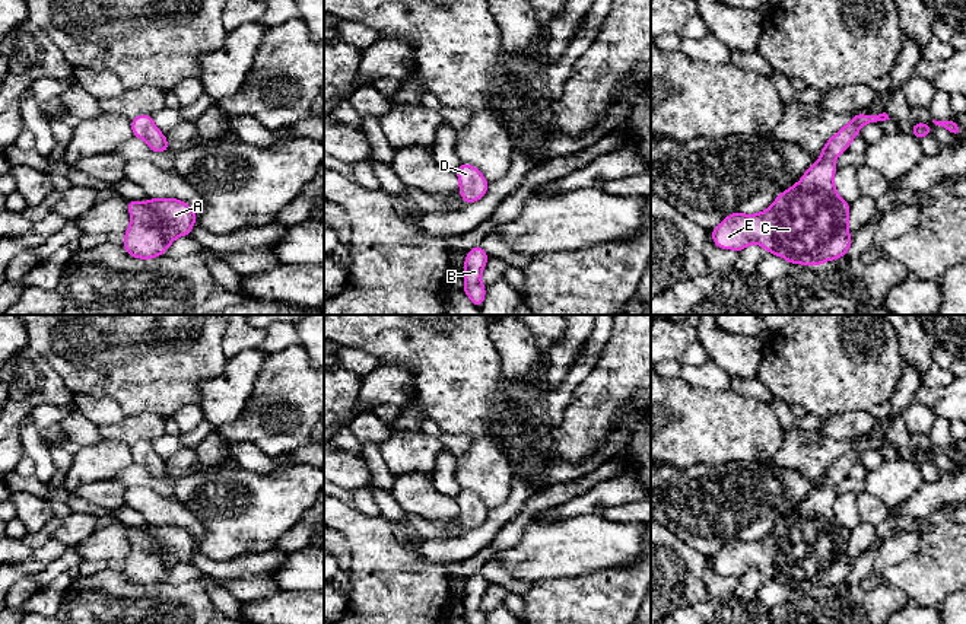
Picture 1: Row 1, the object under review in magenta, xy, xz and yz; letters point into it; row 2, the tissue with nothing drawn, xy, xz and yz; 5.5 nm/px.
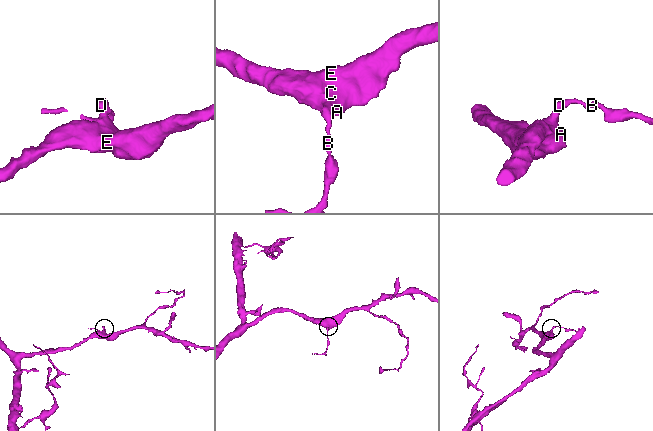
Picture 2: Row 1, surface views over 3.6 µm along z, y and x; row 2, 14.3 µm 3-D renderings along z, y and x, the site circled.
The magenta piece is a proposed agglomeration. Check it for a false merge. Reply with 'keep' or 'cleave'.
keep

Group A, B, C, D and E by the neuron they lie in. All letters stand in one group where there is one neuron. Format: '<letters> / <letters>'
A B C D E

